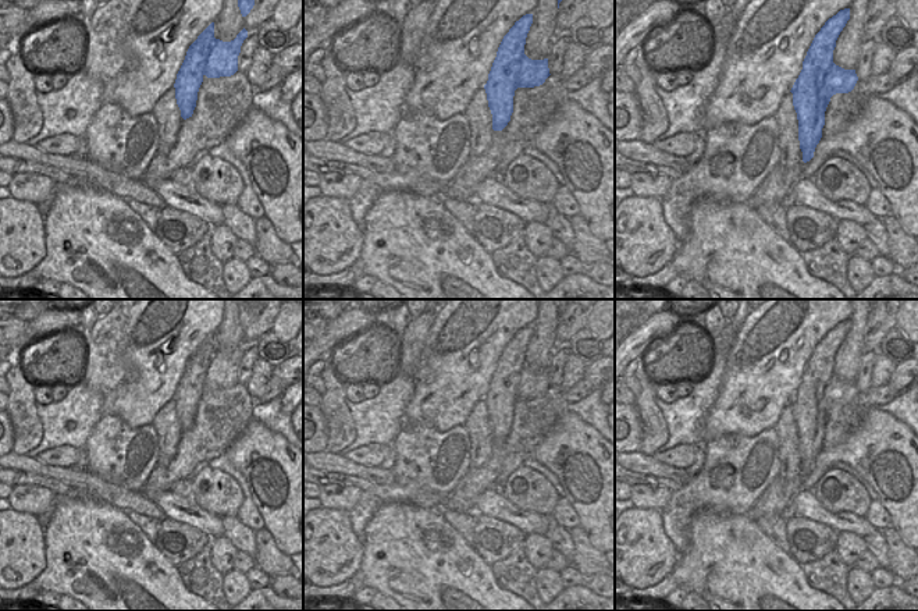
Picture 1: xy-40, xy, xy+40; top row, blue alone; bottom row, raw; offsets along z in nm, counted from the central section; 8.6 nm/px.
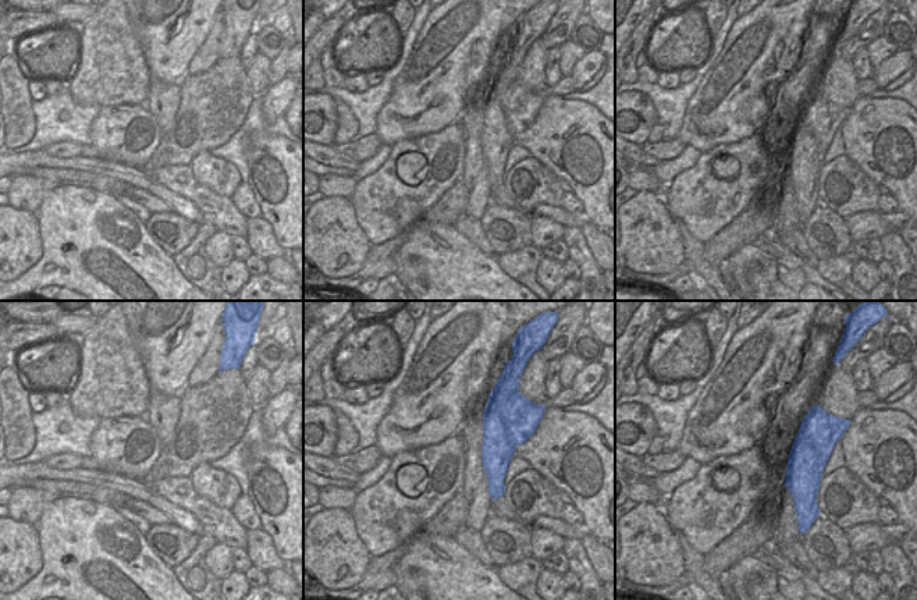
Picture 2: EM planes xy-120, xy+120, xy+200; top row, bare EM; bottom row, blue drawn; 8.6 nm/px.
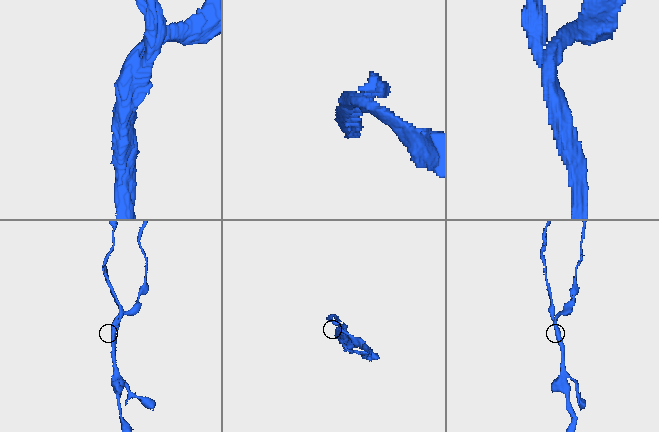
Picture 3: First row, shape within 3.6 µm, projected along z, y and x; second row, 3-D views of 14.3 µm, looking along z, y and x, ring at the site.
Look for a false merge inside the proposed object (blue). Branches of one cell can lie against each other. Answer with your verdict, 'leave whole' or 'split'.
split

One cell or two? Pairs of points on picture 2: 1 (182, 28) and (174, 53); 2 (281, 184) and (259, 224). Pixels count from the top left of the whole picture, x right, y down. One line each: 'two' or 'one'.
1: one
2: two

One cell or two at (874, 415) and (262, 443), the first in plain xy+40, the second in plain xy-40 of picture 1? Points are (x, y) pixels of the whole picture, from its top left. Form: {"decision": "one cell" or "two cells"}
{"decision": "one cell"}

